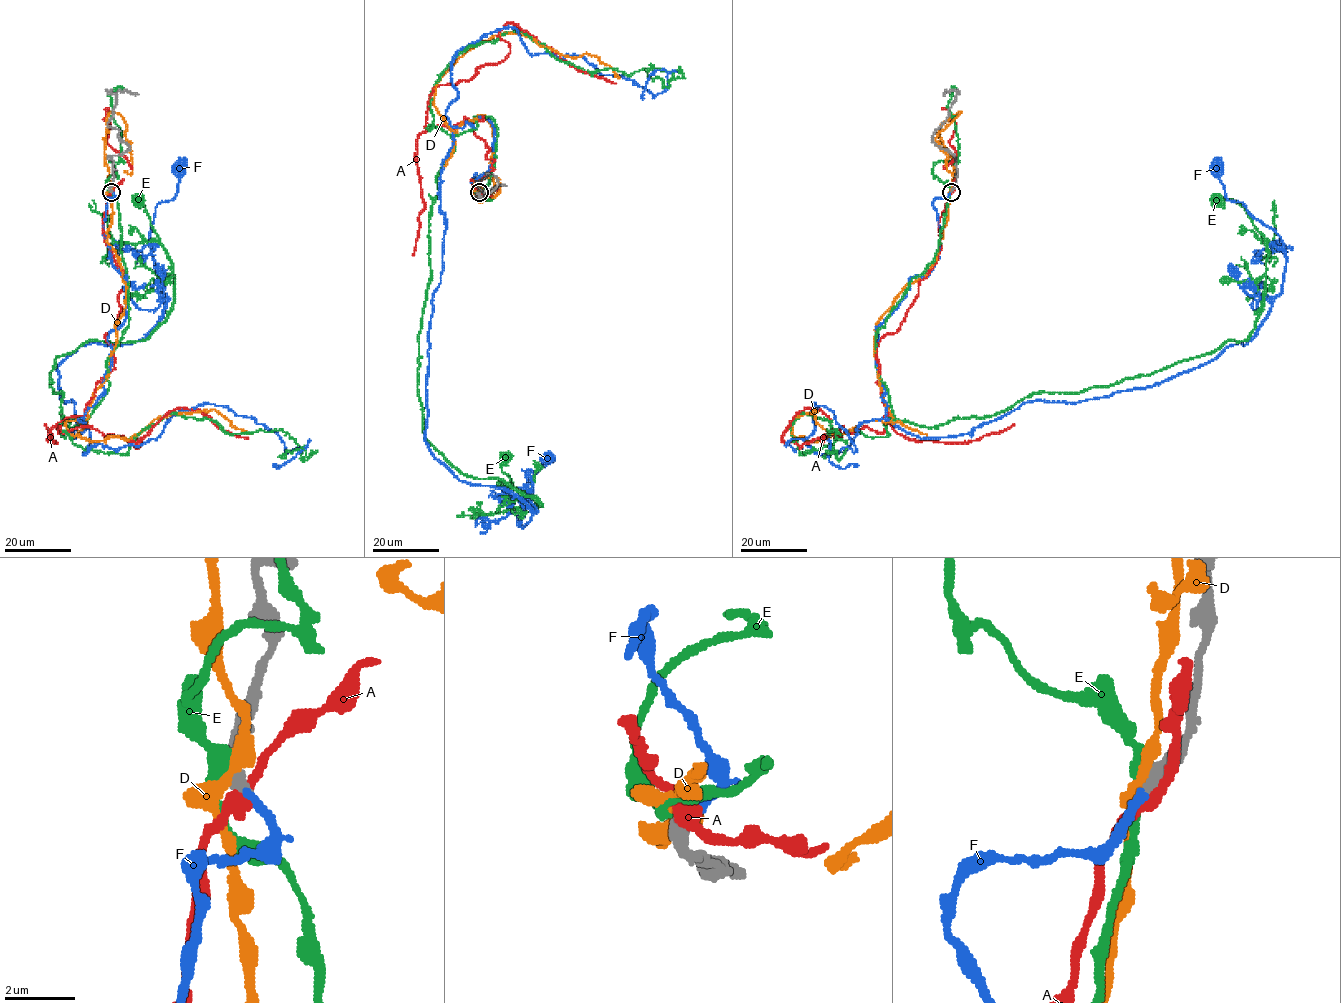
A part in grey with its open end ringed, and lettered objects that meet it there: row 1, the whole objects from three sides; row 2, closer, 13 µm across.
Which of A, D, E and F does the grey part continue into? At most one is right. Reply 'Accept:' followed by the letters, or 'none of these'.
Accept: F

